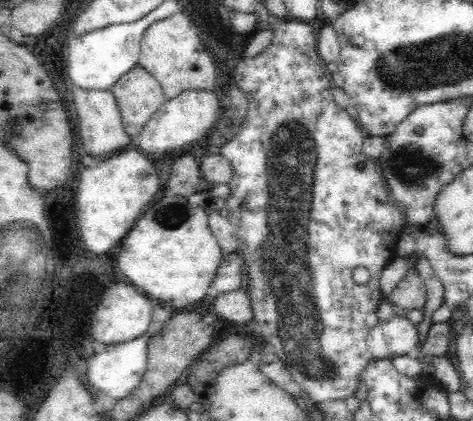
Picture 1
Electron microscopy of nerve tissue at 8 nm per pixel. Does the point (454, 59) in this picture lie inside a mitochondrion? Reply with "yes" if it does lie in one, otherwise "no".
yes

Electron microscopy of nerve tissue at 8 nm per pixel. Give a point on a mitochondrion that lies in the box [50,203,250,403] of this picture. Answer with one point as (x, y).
(177, 218)

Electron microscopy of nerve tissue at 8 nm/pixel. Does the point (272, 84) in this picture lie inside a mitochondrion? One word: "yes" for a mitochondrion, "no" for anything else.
no

